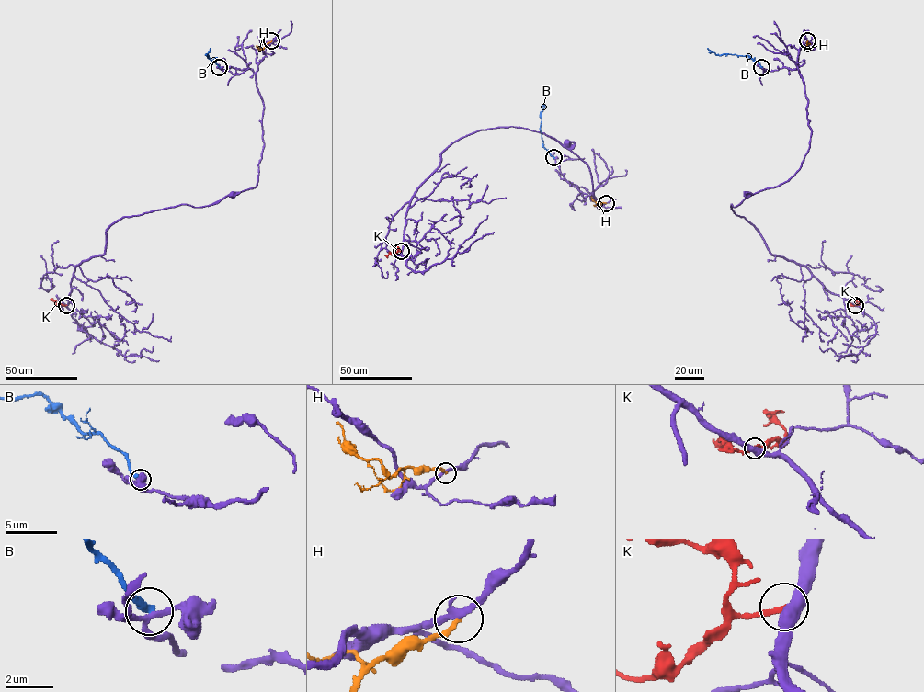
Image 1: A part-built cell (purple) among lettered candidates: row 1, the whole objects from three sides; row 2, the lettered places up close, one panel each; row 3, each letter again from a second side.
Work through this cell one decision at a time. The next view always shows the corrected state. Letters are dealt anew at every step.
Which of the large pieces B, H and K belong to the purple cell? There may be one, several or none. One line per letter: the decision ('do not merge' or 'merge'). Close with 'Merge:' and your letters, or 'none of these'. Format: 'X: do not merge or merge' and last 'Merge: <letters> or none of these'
B: do not merge
H: do not merge
K: do not merge
Merge: none of these

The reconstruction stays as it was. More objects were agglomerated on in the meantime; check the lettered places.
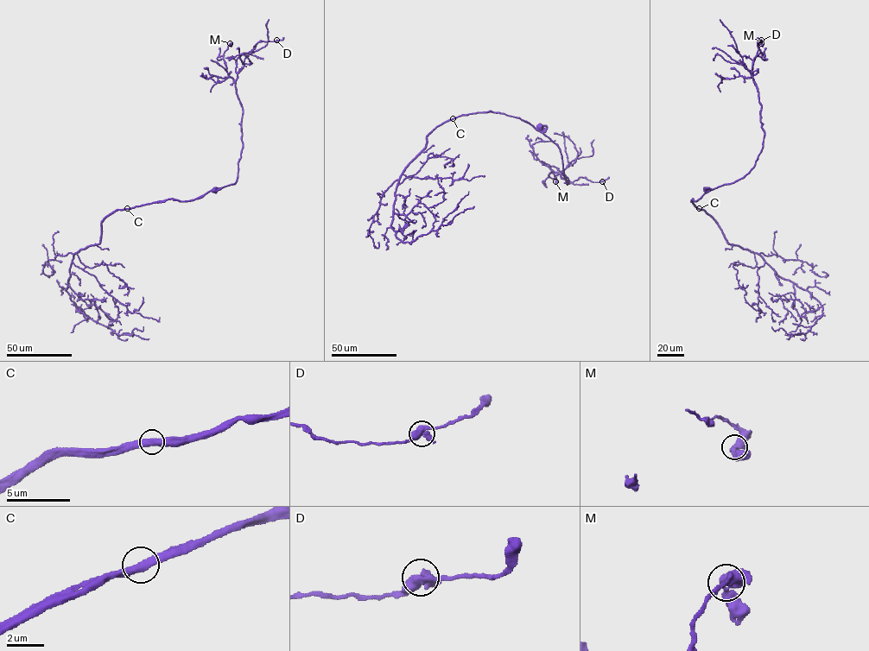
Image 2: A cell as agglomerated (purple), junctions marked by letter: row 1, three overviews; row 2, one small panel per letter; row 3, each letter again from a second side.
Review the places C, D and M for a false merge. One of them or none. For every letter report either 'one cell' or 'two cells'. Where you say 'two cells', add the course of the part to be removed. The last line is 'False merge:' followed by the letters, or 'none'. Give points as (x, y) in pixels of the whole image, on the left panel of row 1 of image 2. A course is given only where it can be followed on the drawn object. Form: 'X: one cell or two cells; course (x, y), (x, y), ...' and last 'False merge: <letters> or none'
C: one cell
D: one cell
M: one cell
False merge: none

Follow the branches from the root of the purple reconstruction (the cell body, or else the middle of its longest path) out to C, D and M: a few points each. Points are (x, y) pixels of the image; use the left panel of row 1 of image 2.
C: (215, 190), (194, 199), (168, 199), (127, 208)
D: (215, 190), (236, 181), (243, 146), (243, 109), (235, 87), (237, 59), (250, 51), (258, 42), (276, 40)
M: (215, 190), (236, 181), (243, 146), (242, 105), (234, 80), (229, 75), (223, 58), (230, 43)

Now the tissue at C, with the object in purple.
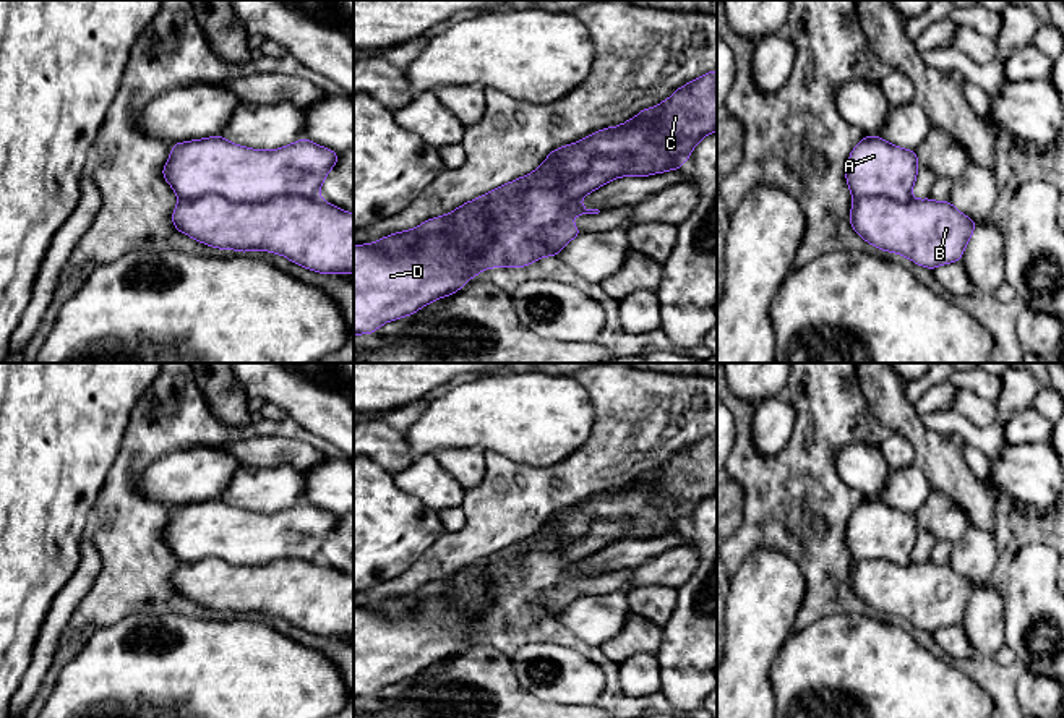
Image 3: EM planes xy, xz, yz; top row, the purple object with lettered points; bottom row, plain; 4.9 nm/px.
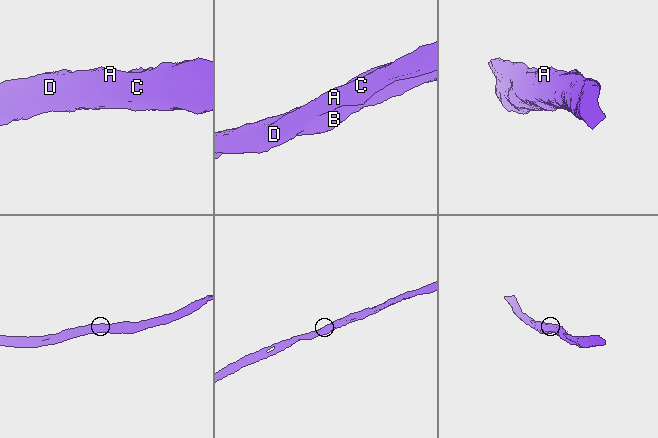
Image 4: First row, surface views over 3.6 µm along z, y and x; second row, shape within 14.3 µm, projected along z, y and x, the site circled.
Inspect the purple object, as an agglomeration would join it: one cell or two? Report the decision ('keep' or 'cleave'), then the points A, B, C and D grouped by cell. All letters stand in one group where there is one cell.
keep; groups A B C D

